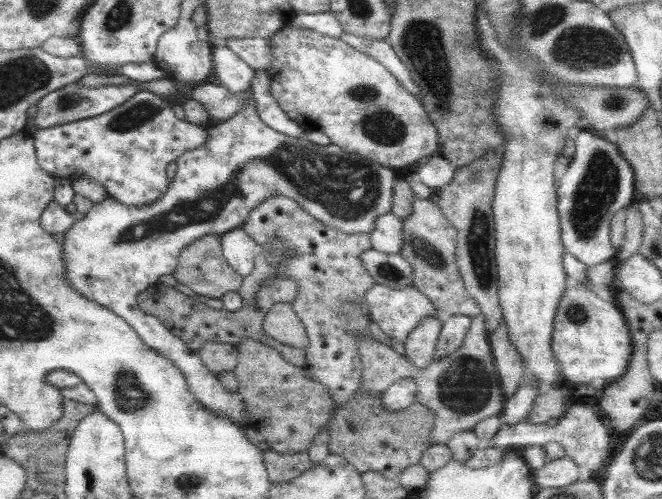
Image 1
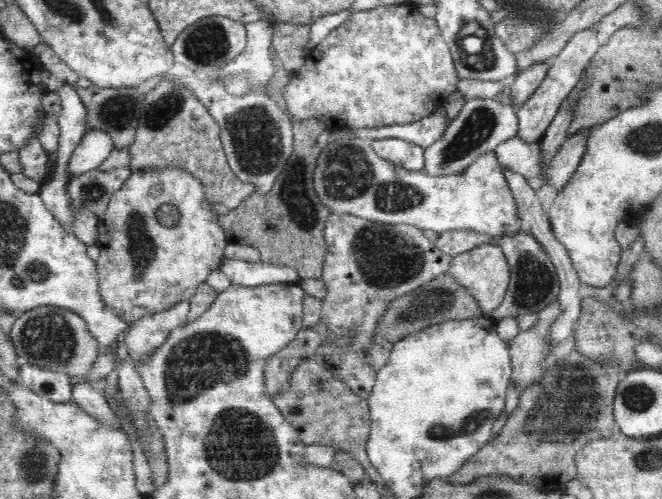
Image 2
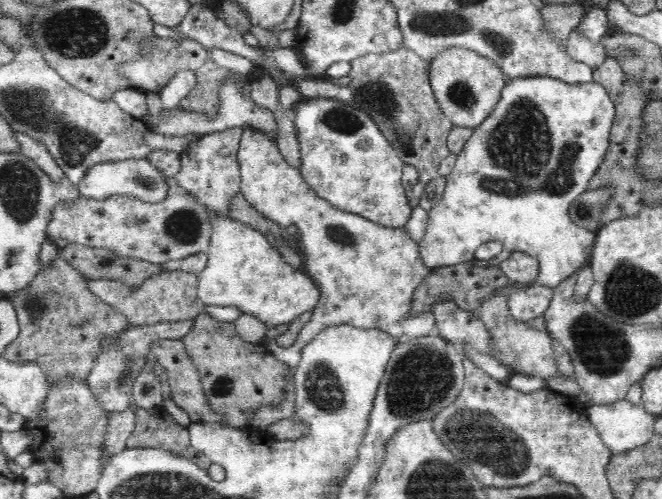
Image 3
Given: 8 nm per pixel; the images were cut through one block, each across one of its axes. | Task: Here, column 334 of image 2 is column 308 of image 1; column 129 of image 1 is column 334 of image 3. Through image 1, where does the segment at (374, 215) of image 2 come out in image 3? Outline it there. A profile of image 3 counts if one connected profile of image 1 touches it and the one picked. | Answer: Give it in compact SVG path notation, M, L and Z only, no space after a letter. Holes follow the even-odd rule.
M252 127L243 129L237 159L241 174L240 193L262 216L273 220L278 226L288 228L290 224L296 225L300 232L297 236L297 243L301 253L304 254L304 269L321 293L321 300L317 303L310 322L302 328L293 346L282 348L278 346L276 340L266 344L266 348L279 361L288 363L291 367L298 364L302 347L306 346L312 338L316 338L322 330L326 330L328 326L345 324L363 329L378 328L401 343L436 332L436 321L431 312L411 316L414 291L422 284L424 278L431 274L432 270L425 266L420 256L418 243L408 236L405 228L388 228L361 217L359 214L340 211L312 190L301 175L301 169L290 166L273 140Z

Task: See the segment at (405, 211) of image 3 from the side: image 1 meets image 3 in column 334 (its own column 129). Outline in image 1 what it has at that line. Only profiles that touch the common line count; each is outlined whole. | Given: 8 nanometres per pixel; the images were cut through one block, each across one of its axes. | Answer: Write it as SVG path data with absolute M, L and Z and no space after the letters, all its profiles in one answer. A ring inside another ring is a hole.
M144 90L138 91L130 100L104 114L47 129L40 128L32 137L38 164L54 178L72 182L87 176L100 183L108 196L125 206L143 206L152 204L167 190L169 181L166 177L166 165L188 150L202 146L207 139L207 130L206 126L180 120L174 115L169 101Z

